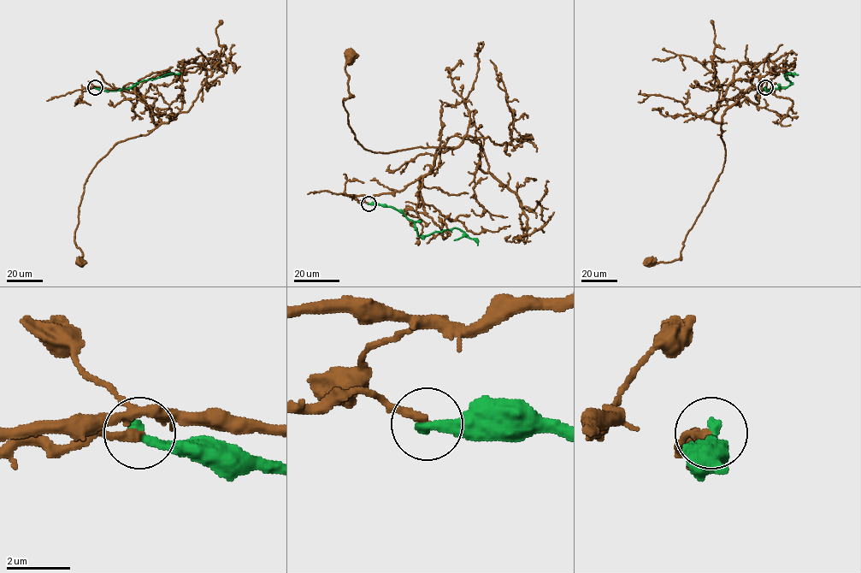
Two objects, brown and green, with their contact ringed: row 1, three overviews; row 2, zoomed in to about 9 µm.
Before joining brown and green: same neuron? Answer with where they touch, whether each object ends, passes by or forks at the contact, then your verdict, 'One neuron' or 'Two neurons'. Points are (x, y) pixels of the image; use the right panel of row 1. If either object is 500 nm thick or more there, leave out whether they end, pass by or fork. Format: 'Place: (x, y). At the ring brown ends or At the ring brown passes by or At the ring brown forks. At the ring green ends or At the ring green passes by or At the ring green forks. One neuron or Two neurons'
Place: (765, 87). At the ring brown ends. At the ring green ends. Two neurons

